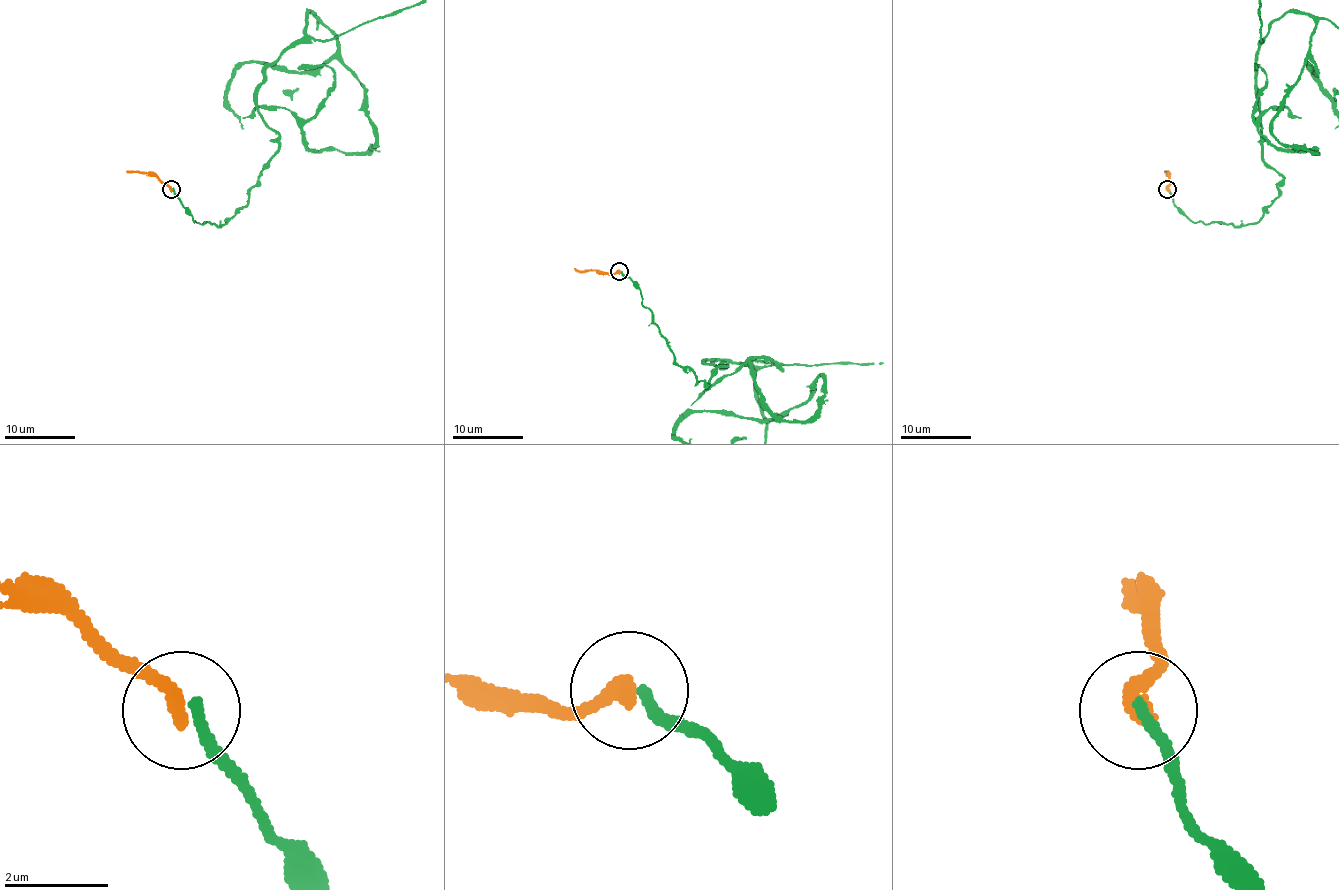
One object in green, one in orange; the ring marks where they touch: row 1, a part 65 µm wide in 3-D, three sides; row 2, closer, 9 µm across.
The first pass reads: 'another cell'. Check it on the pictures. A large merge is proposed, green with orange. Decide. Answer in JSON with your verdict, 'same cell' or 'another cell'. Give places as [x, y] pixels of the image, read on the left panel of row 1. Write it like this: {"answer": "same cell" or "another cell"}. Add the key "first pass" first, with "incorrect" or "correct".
{"first pass": "correct", "answer": "another cell"}

